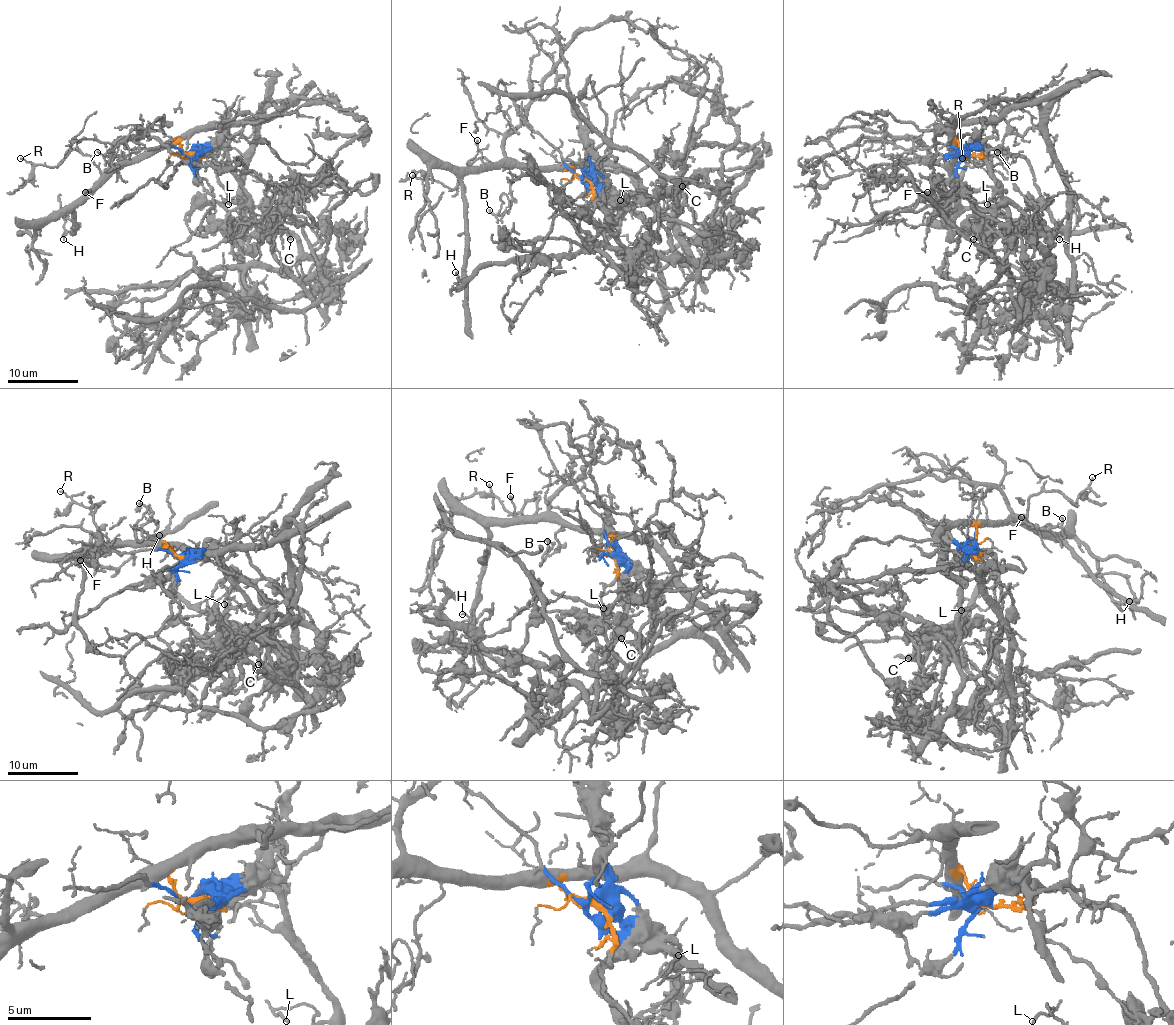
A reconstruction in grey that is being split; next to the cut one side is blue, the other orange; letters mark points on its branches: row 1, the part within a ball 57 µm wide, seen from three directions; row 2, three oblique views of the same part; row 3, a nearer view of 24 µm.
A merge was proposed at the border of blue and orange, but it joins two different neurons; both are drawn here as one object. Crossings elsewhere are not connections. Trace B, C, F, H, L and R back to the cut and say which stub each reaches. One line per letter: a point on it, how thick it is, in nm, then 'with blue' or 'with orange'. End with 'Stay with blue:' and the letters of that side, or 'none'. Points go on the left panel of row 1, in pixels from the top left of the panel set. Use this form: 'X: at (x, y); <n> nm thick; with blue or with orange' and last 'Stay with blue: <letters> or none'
B: at (97, 152); 160 nm thick; with orange
C: at (290, 239); 200 nm thick; with blue
F: at (85, 192); 170 nm thick; with orange
H: at (63, 239); 130 nm thick; with orange
L: at (228, 204); 160 nm thick; with blue
R: at (20, 158); 100 nm thick; with orange
Stay with blue: C, L

